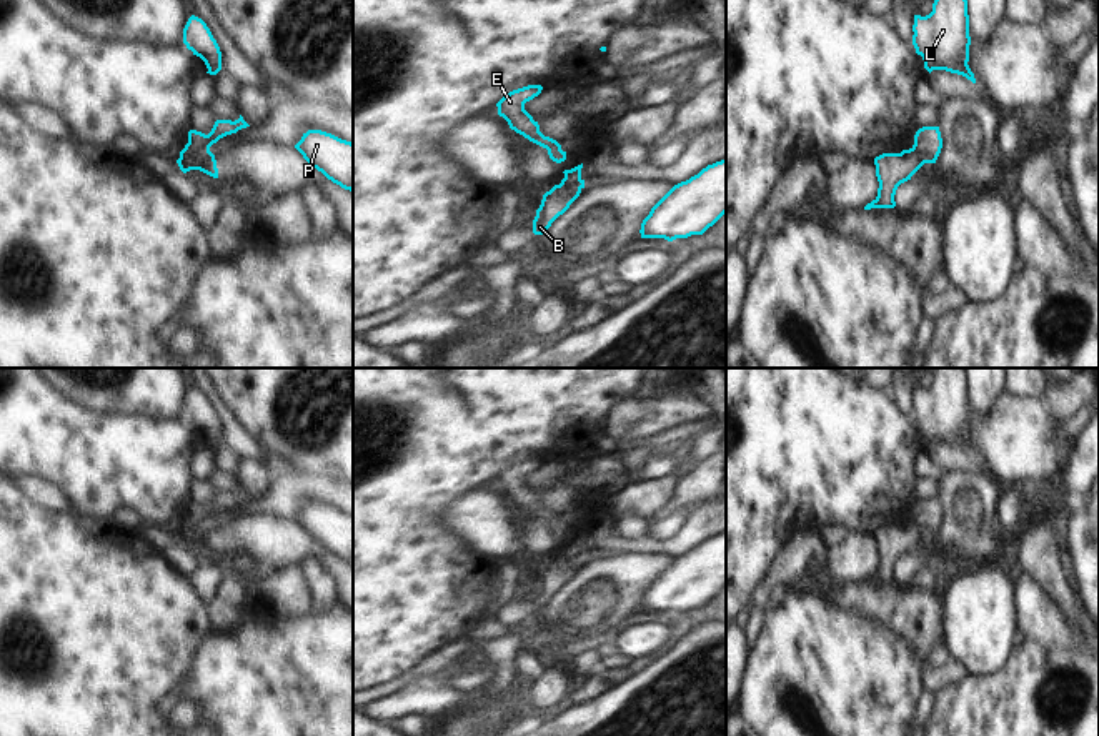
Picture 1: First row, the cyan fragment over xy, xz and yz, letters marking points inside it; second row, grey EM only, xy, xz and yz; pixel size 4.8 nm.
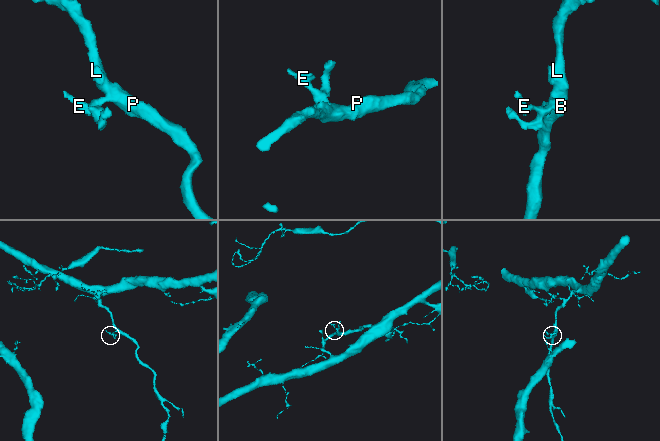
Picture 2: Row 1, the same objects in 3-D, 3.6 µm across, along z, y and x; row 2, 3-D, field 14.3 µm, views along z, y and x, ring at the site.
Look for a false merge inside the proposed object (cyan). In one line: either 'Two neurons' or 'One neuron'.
Two neurons

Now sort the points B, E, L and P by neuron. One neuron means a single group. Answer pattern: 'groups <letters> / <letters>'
groups B L P / E

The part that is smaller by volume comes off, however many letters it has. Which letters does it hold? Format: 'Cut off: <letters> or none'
Cut off: E

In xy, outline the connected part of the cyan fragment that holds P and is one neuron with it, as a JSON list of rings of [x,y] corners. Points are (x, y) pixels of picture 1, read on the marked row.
[[[308,130],[295,148],[328,180],[353,193],[353,143],[321,130]]]

